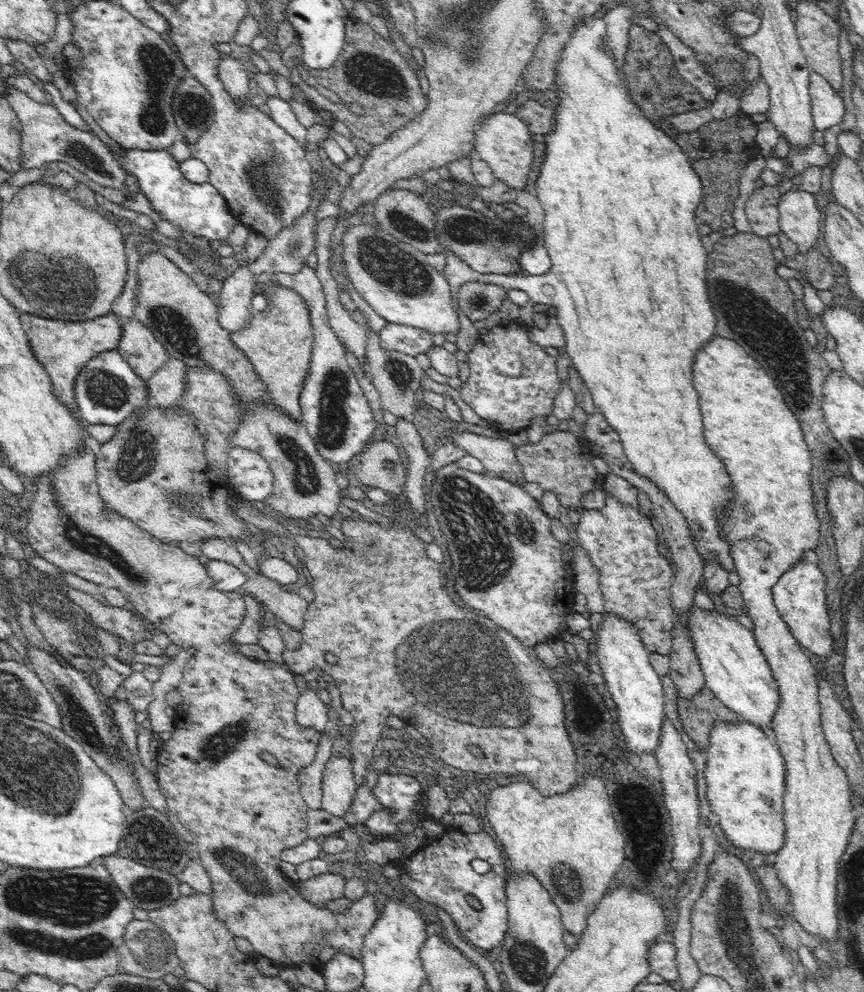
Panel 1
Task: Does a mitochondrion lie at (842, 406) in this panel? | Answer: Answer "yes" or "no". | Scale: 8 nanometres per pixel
no

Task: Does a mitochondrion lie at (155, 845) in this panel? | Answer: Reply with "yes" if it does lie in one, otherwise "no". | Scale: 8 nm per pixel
yes

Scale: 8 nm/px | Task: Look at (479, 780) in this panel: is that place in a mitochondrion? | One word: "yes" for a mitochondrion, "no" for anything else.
no

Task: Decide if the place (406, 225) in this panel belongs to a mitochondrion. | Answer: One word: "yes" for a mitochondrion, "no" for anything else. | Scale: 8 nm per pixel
yes

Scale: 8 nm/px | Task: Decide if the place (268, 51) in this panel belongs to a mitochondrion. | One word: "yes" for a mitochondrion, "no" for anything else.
no

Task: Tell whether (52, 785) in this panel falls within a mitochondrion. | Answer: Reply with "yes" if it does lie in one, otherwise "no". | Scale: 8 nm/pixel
yes

